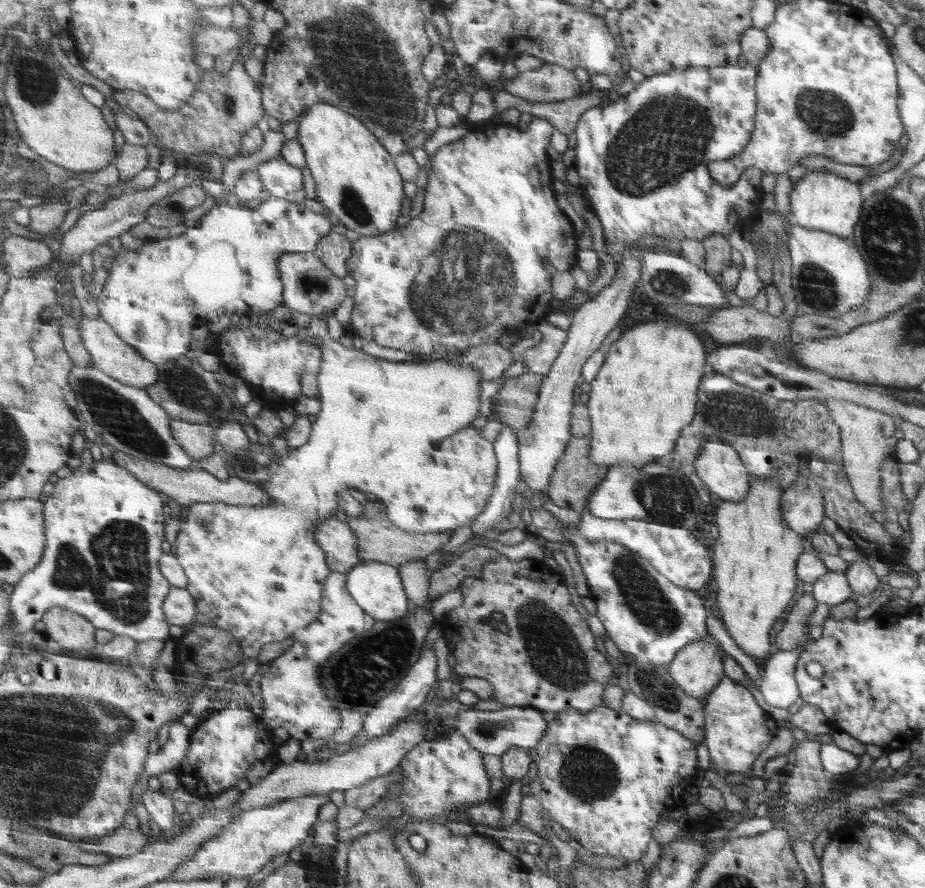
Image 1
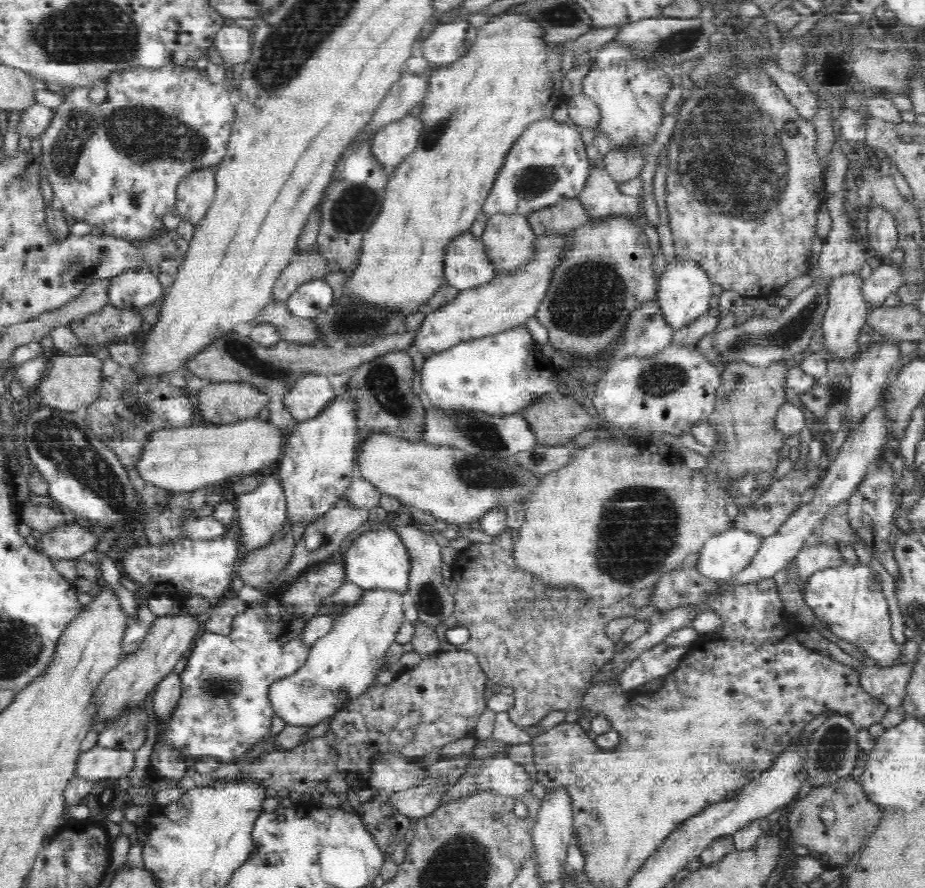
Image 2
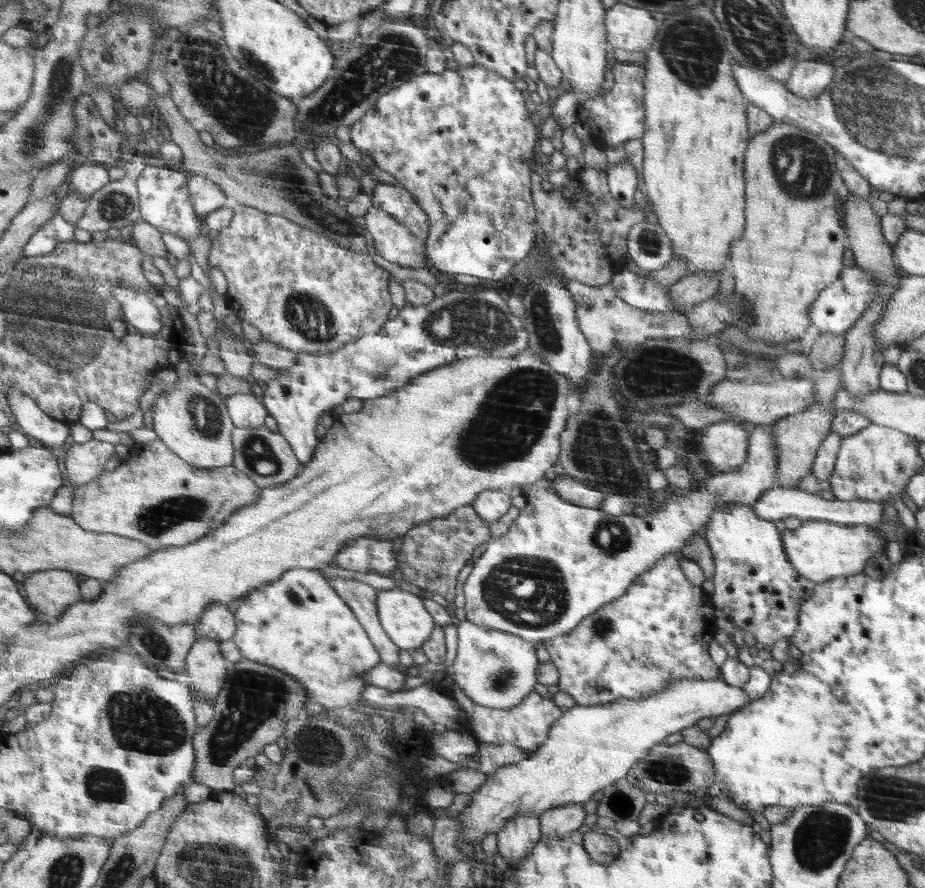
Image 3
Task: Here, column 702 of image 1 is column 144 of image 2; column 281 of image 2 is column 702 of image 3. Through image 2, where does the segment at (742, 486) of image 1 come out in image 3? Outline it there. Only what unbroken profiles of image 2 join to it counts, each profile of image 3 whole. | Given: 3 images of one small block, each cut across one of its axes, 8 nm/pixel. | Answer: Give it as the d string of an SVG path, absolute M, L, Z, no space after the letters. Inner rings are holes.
M734 420L703 427L700 452L715 472L730 472L745 463L748 456L748 432Z

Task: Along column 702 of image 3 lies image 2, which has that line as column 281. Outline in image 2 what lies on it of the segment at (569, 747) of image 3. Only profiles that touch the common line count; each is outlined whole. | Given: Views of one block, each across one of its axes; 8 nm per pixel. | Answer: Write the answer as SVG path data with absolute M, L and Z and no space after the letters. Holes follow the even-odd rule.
M364 589L362 598L352 606L341 606L335 615L334 626L322 638L314 642L306 664L286 678L277 679L269 690L269 699L274 712L292 727L313 727L324 718L332 717L352 700L363 695L376 683L376 674L385 664L388 650L396 640L396 634L405 621L404 600L407 594L384 589Z

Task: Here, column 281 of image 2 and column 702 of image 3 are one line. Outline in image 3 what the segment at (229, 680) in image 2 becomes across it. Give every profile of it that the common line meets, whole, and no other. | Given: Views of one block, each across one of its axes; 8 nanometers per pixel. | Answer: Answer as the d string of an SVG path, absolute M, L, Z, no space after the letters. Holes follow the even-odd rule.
M667 555L630 586L625 596L604 604L578 632L567 632L543 641L552 665L558 669L559 690L573 696L580 706L598 706L614 700L642 700L659 694L672 680L702 678L716 680L720 670L709 653L709 644L718 630L715 608L702 588L692 585L678 566L674 555Z

